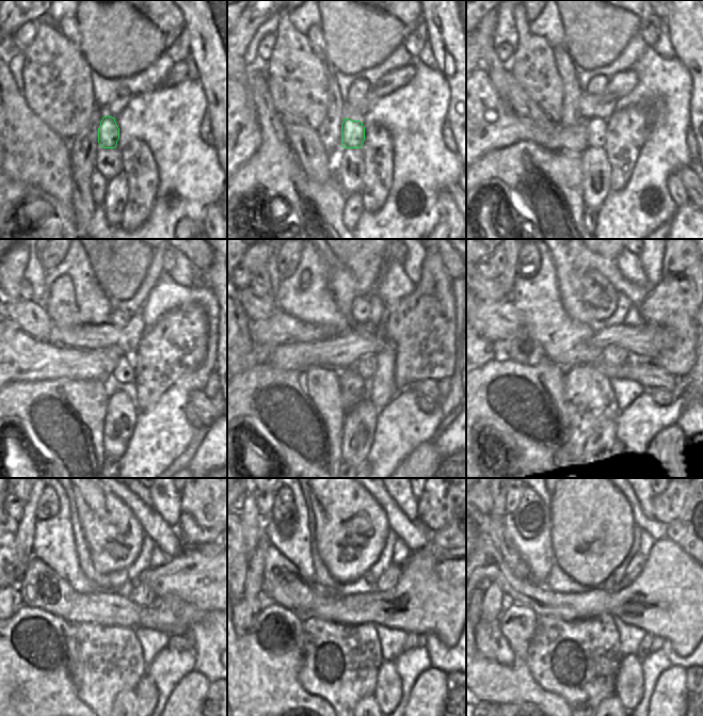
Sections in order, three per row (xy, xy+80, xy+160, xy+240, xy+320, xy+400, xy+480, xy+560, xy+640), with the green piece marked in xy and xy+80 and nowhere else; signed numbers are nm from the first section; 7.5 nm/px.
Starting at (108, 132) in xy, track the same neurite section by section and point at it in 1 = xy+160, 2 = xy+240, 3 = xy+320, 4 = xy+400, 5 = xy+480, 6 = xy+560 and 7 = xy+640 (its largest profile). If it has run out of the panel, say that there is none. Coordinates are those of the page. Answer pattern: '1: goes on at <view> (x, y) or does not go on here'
1: goes on at xy+160 (596, 127)
2: goes on at xy+240 (123, 375)
3: goes on at xy+320 (365, 367)
4: goes on at xy+400 (612, 355)
5: goes on at xy+480 (141, 594)
6: goes on at xy+560 (389, 578)
7: goes on at xy+640 (636, 566)

